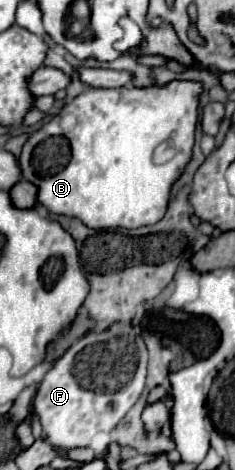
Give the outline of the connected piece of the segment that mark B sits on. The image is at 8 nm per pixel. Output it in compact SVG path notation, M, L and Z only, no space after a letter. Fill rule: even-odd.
M171 81L165 87L147 89L85 89L61 113L35 131L23 145L19 165L23 177L37 185L37 201L55 215L67 215L83 221L91 229L125 227L135 229L153 225L165 215L171 185L191 159L197 125L197 97L201 85L193 81ZM173 141L175 155L167 163L153 163L153 151L159 143Z

